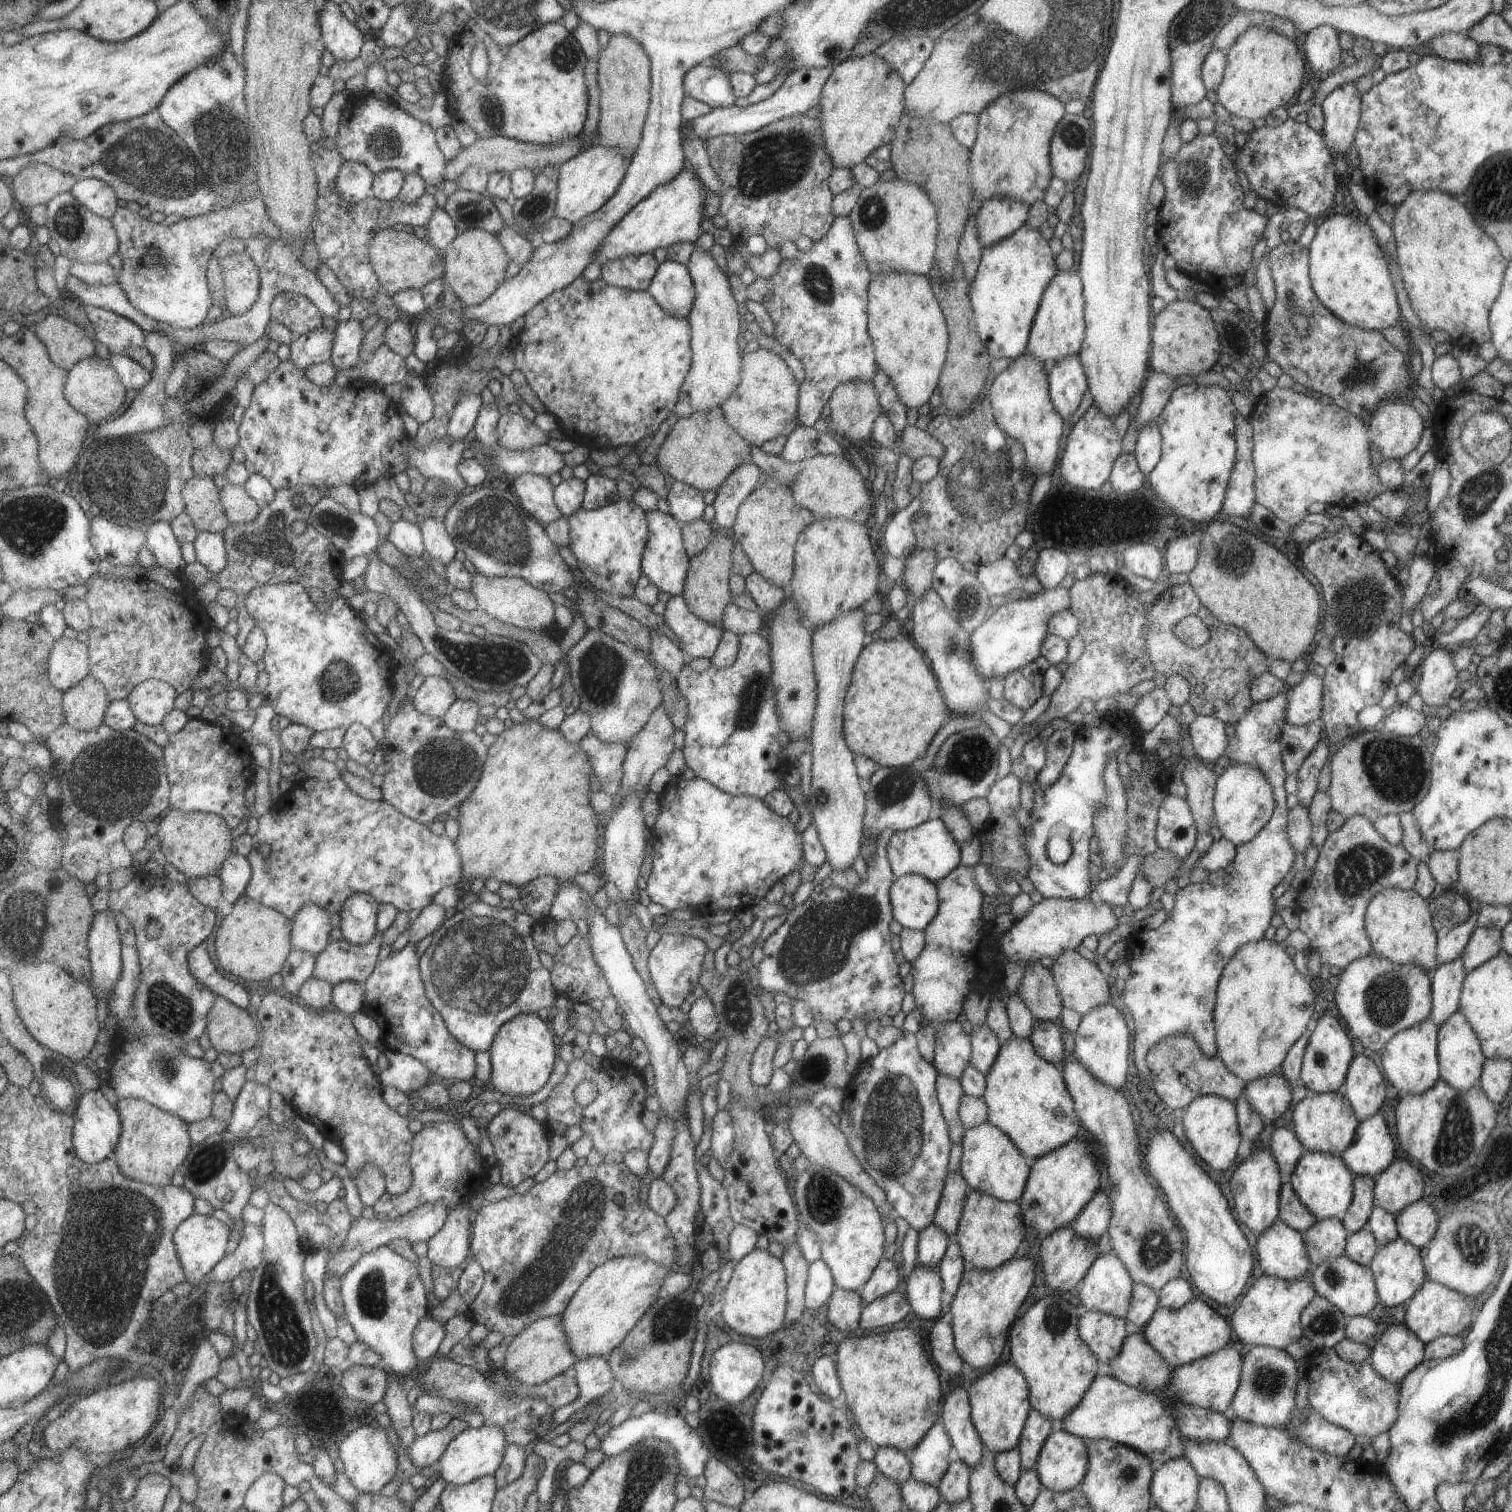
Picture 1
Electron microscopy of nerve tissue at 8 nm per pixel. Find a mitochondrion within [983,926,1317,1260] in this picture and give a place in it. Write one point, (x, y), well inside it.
(1176, 1056)

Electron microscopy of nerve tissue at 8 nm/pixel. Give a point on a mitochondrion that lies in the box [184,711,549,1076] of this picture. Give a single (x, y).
(482, 964)

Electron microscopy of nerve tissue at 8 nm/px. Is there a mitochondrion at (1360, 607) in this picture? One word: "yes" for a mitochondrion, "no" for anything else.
yes

